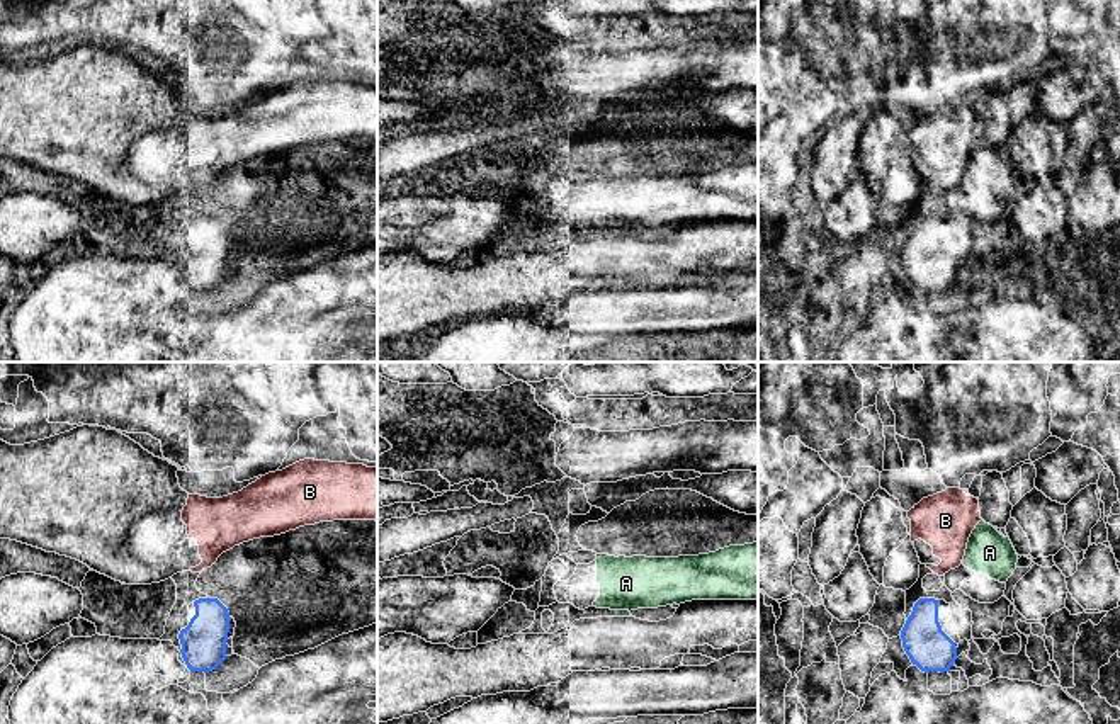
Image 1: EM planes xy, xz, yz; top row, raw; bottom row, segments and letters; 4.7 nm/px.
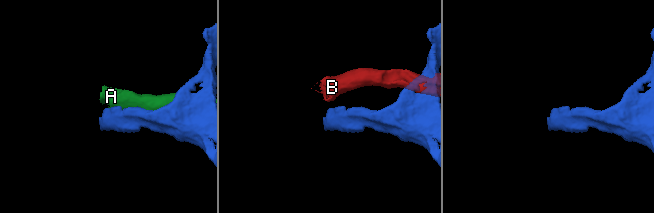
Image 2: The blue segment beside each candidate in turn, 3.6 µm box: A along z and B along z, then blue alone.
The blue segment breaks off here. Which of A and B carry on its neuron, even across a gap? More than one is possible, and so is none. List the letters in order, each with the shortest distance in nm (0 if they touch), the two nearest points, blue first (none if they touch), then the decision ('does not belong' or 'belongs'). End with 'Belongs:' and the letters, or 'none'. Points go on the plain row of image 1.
A: 200 nm | yz (937, 220), (966, 186) | does not belong
B: 110 nm | yz (933, 218), (938, 194) | does not belong
Belongs: none

